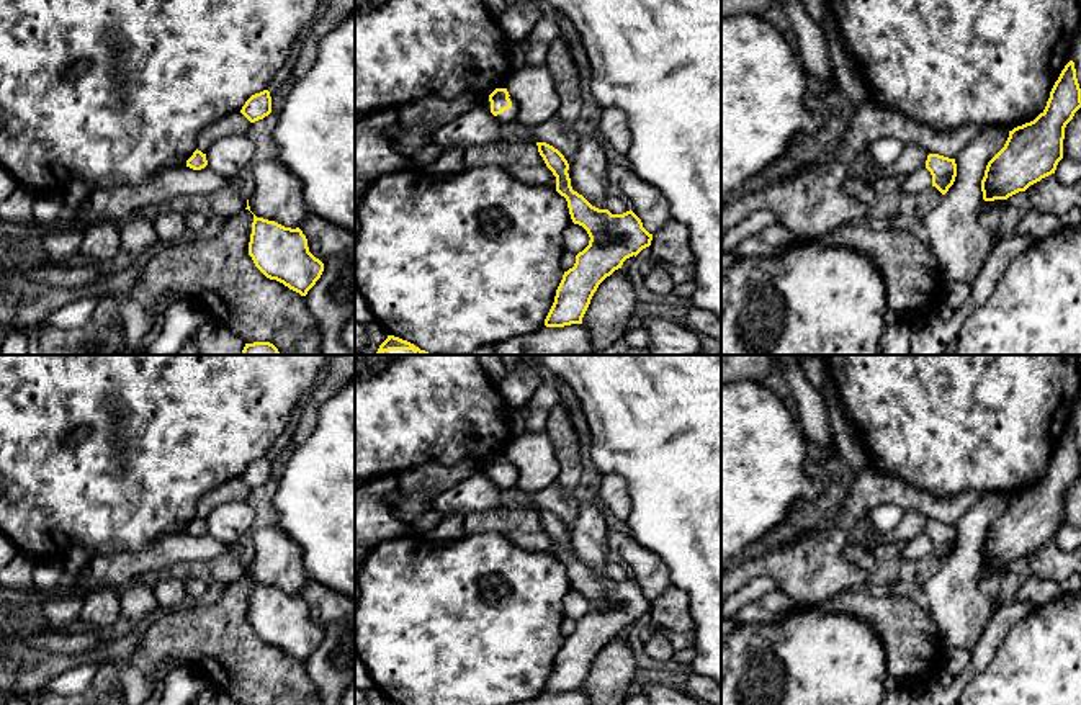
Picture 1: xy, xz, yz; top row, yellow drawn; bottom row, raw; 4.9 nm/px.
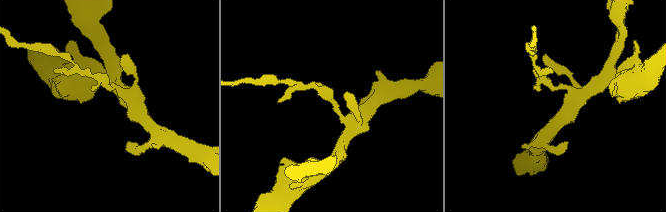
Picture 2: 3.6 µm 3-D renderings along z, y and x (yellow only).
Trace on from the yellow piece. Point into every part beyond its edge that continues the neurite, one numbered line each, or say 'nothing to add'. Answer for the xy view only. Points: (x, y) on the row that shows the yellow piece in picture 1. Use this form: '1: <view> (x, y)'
nothing to add

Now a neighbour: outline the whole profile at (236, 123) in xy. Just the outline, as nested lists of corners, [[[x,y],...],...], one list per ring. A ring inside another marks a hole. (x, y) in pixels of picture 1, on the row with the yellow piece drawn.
[[[240,113],[226,115],[208,124],[196,139],[196,149],[206,154],[209,147],[227,136],[247,134],[250,121]]]

